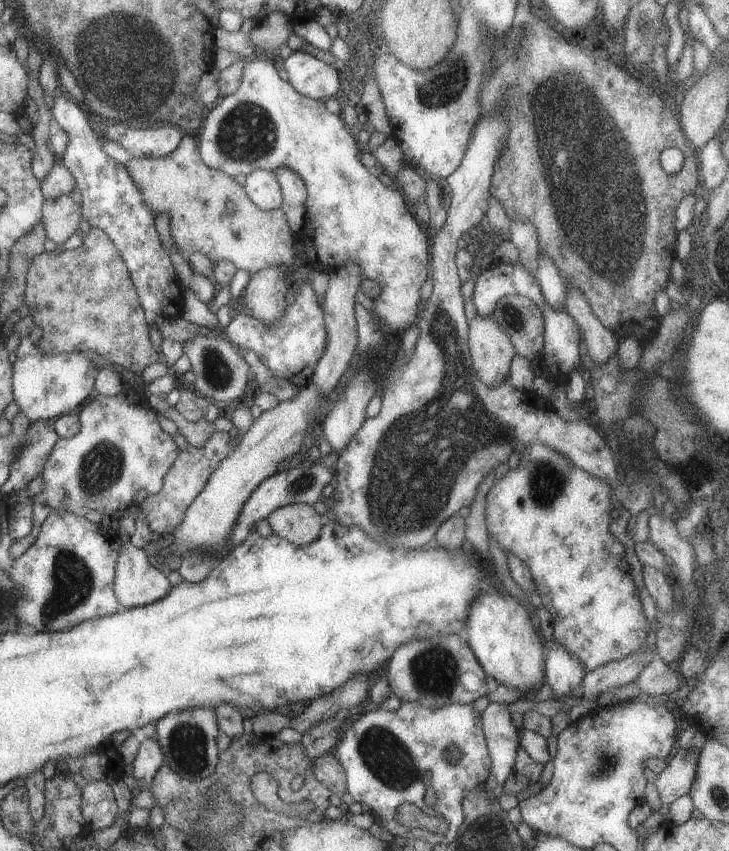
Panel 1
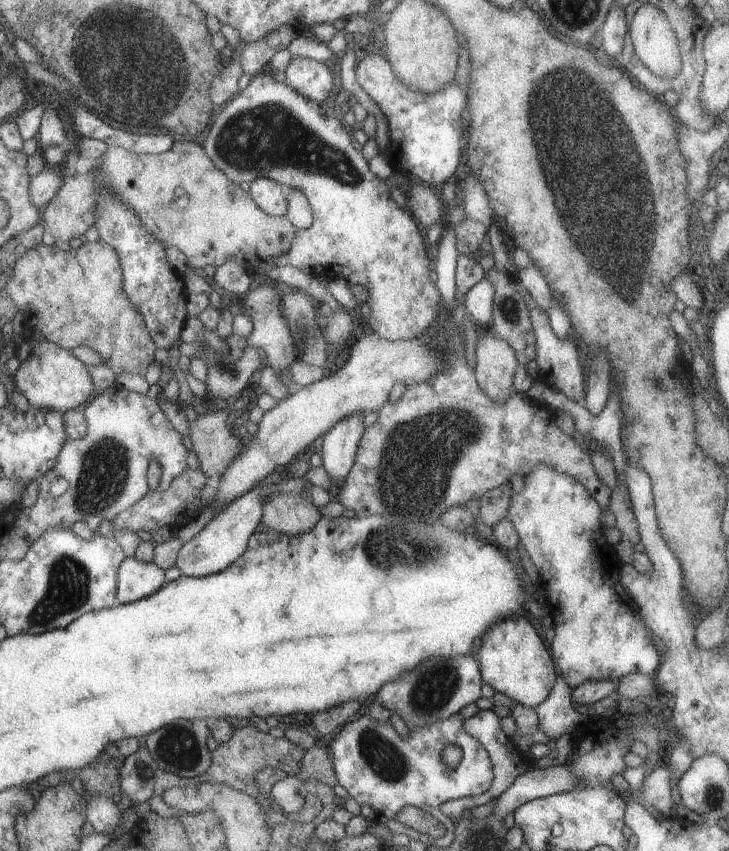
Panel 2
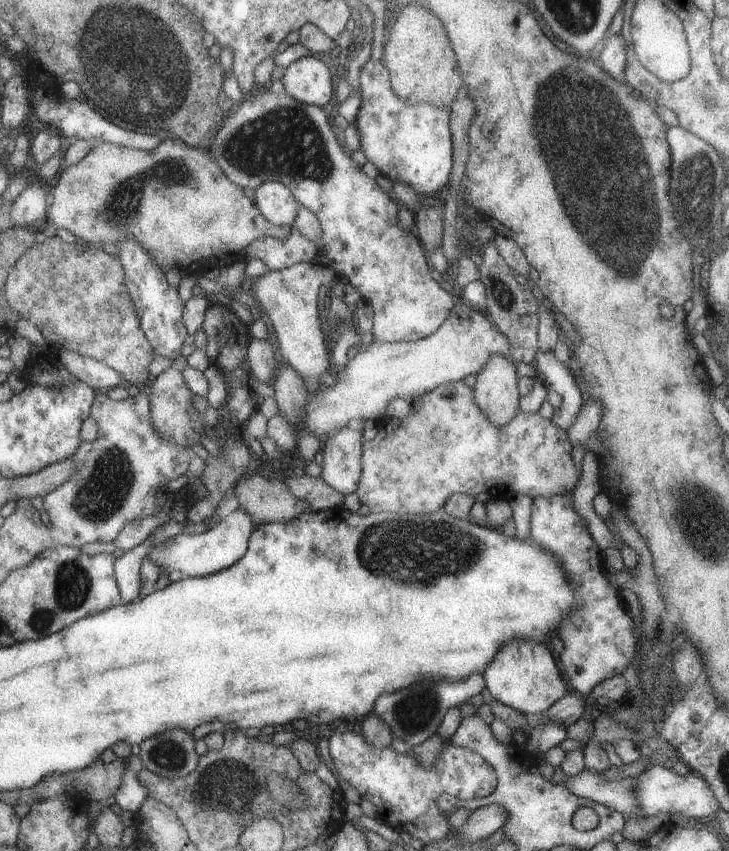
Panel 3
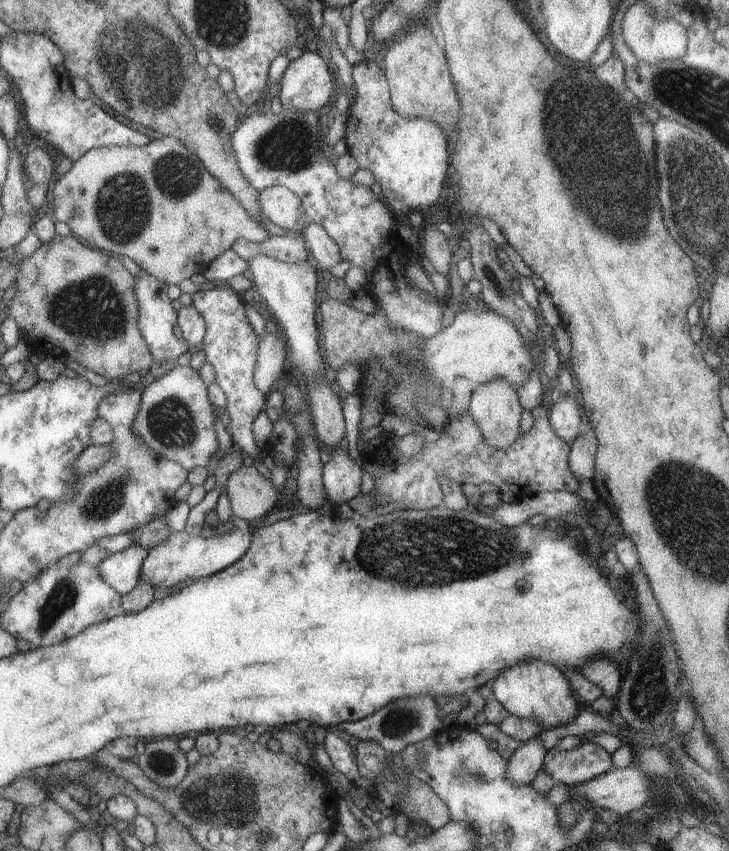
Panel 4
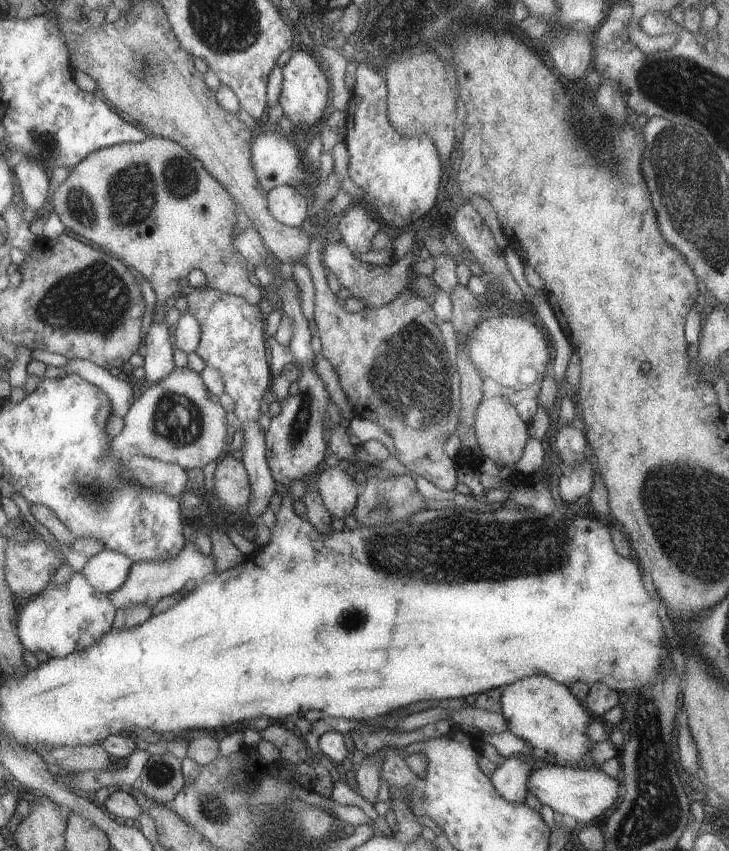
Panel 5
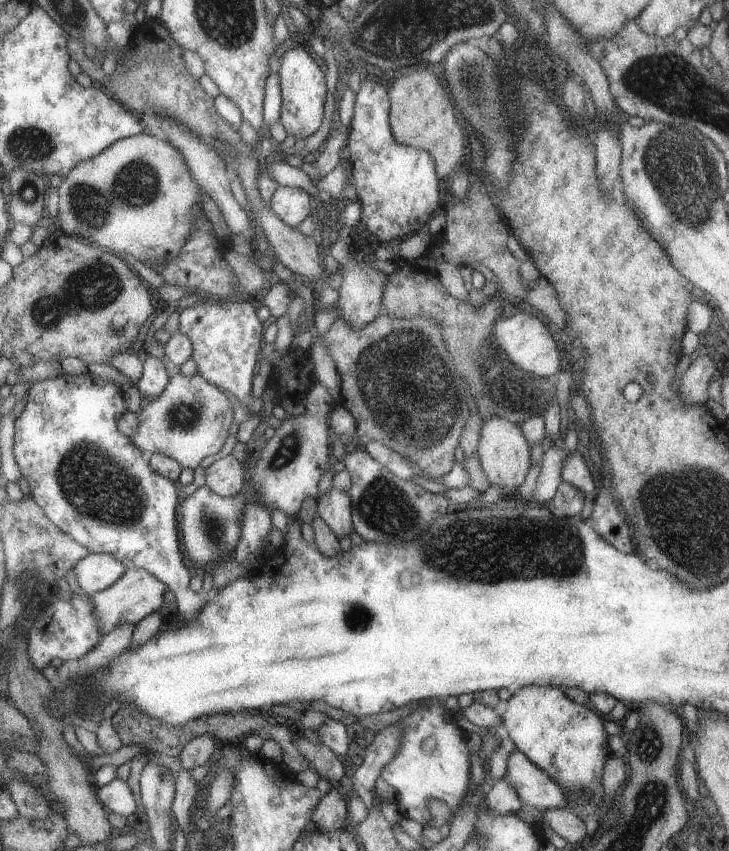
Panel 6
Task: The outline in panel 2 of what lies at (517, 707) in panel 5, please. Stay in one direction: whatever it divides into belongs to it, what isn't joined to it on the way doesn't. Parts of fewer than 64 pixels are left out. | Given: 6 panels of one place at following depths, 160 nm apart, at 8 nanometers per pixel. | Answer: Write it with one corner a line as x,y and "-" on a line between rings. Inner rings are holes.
525,615
507,616
483,630
479,650
479,670
483,683
491,686
516,703
535,709
547,696
555,682
553,662
543,640
535,632

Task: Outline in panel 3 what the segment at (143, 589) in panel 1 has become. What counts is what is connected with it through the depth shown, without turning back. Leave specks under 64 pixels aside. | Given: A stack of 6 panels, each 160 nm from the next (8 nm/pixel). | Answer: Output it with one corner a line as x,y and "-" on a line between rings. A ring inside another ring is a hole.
146,540
137,547
125,551
123,556
113,562
113,573
122,603
129,603
138,599
139,586
141,586
140,558
150,548
151,545

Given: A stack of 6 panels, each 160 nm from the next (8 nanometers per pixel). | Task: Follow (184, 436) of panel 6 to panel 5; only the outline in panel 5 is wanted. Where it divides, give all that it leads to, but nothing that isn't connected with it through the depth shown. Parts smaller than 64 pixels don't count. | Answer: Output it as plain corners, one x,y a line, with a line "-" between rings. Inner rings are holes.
175,367
169,376
166,376
163,380
160,380
158,383
155,384
149,384
142,386
142,392
139,396
139,398
131,403
131,406
129,406
128,411
126,412
125,416
123,416
124,425
122,428
122,431
117,435
114,436
110,440
110,453
117,457
120,461
126,461
129,457
134,457
135,455
141,455
144,457
149,458
156,458
162,461
165,461
166,463
173,463
177,466
180,466
182,469
202,469
205,467
205,465
208,462
216,461
219,459
224,453
230,451
229,448
229,437
227,436
227,423
225,421
225,413
226,410
224,408
221,408
221,405
218,401
218,396
215,396
214,394
211,394
209,390
207,390
207,387
205,386
205,383
201,380
201,377
196,372
193,372
191,369
188,369
187,367
179,368

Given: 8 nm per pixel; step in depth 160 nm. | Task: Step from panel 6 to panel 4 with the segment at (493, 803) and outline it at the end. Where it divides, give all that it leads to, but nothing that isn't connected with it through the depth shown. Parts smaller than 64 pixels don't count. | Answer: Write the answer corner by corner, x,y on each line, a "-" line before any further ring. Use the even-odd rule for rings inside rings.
534,738
525,741
521,746
517,747
506,762
504,774
513,785
531,785
533,778
543,766
543,755
547,751

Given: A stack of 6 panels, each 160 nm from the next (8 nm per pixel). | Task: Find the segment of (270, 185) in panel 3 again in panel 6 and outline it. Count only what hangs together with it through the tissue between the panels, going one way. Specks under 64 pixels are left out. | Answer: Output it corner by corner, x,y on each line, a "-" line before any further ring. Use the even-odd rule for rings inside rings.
278,186
269,204
271,211
290,228
297,227
310,214
310,196
301,188

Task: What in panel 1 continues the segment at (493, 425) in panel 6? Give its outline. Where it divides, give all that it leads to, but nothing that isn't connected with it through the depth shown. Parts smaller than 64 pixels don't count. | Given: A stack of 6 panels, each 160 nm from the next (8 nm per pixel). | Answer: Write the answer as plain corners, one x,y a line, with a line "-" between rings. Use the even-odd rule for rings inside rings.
475,314
467,328
466,343
477,378
489,388
504,383
515,354
509,338
489,316

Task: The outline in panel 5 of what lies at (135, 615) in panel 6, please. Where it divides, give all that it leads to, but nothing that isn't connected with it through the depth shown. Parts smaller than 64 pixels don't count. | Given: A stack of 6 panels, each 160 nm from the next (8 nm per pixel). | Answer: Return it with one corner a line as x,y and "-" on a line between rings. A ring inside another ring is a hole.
194,543
184,544
176,556
167,561
131,563
125,582
119,588
111,591
107,598
116,609
138,604
148,606
151,609
153,604
163,596
171,596
174,592
181,591
187,580
194,580
198,584
201,582
201,578
209,572
214,572
212,555
201,556
199,548

